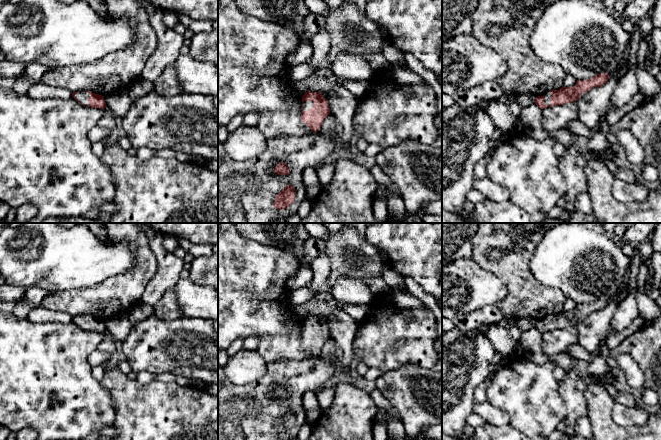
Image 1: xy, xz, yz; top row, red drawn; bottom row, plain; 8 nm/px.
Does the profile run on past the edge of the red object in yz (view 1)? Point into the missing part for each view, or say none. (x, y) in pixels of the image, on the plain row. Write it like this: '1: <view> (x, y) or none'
1: yz (547, 320)

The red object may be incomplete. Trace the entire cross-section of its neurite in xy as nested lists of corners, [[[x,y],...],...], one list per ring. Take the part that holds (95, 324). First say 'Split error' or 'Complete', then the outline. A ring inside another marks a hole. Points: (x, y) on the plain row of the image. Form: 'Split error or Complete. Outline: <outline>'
Split error. Outline: [[[90,315],[75,316],[72,317],[72,321],[83,330],[99,333],[104,333],[106,331],[104,320]]]

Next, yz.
Split error. Outline: [[[601,297],[587,304],[577,304],[573,311],[563,310],[559,314],[552,314],[543,320],[534,322],[535,328],[540,333],[544,333],[577,325],[592,312],[604,309],[608,303],[607,297]]]

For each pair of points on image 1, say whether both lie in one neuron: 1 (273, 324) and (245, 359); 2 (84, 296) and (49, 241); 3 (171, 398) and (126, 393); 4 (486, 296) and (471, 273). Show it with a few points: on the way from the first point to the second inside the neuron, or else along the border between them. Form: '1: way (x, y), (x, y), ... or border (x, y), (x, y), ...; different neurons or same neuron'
1: border (256, 350), (267, 362); different neurons
2: border (102, 281), (90, 286), (56, 292); different neurons
3: way (160, 398), (137, 398); same neuron
4: way (480, 290), (471, 279); same neuron

